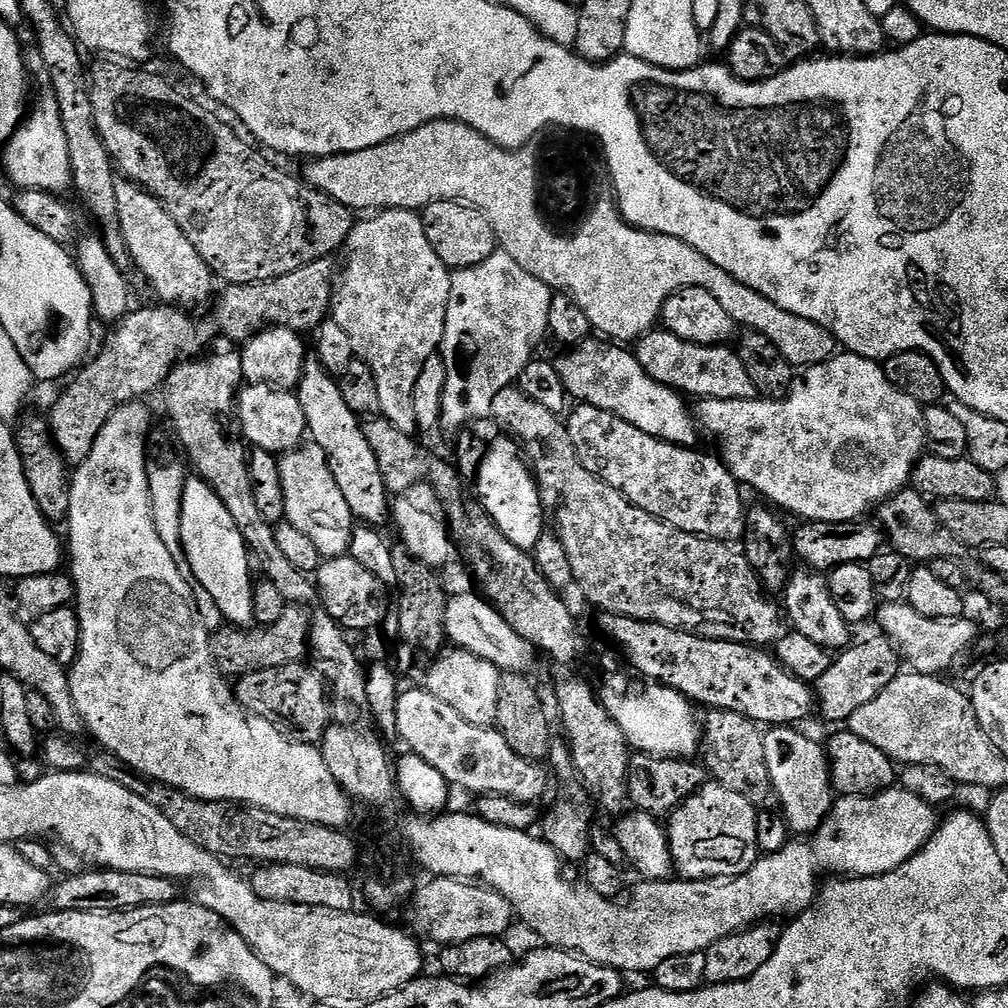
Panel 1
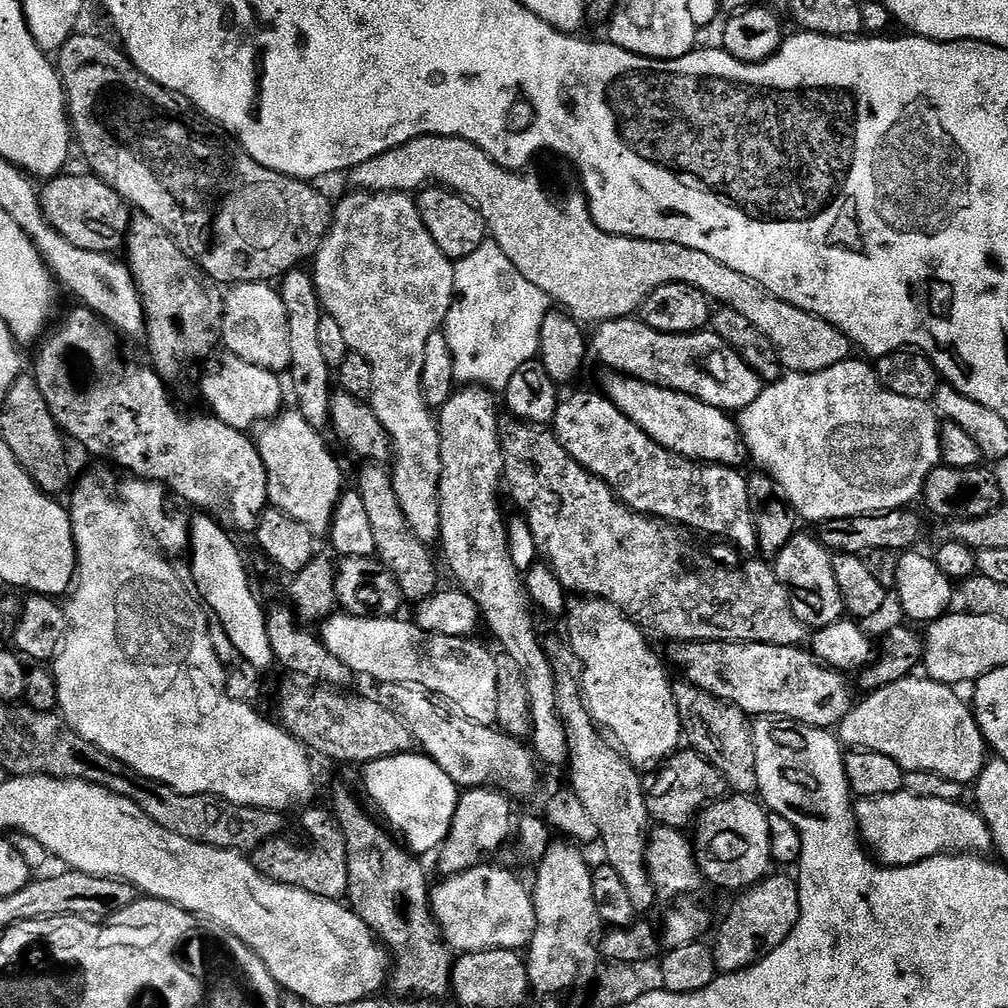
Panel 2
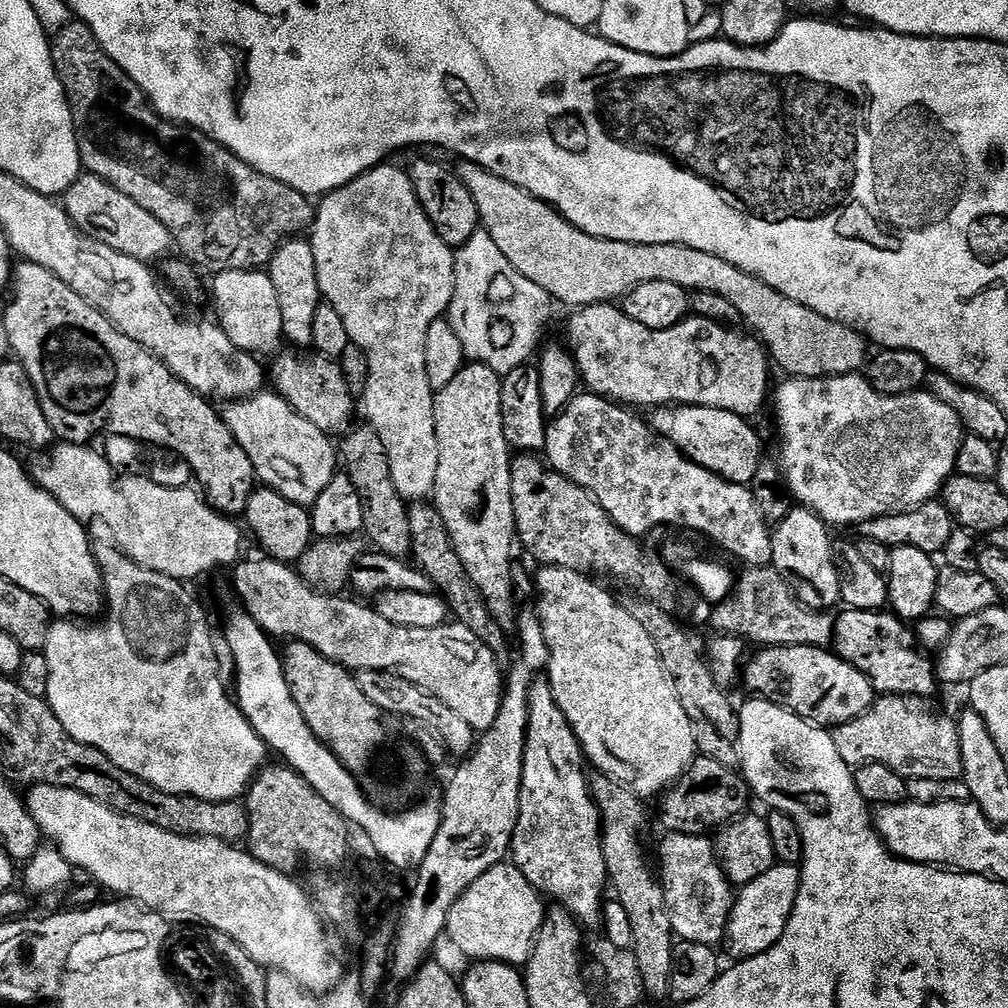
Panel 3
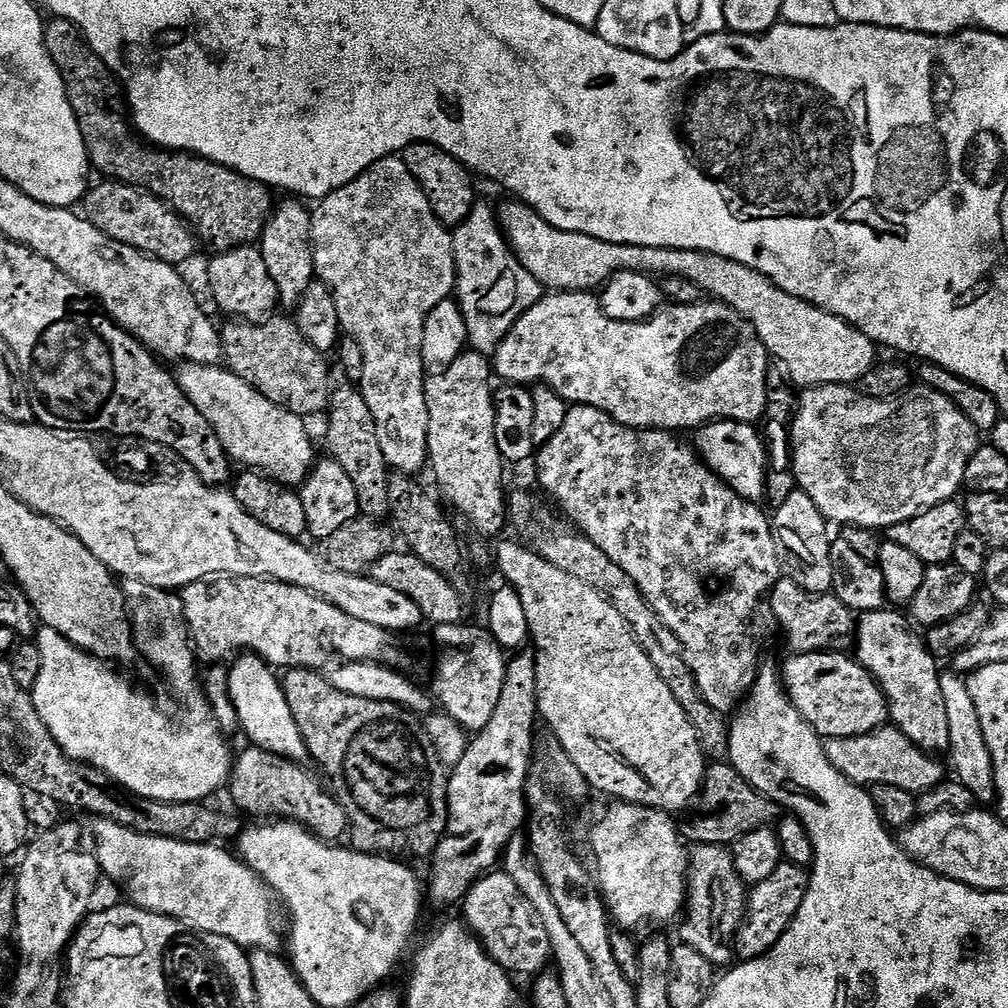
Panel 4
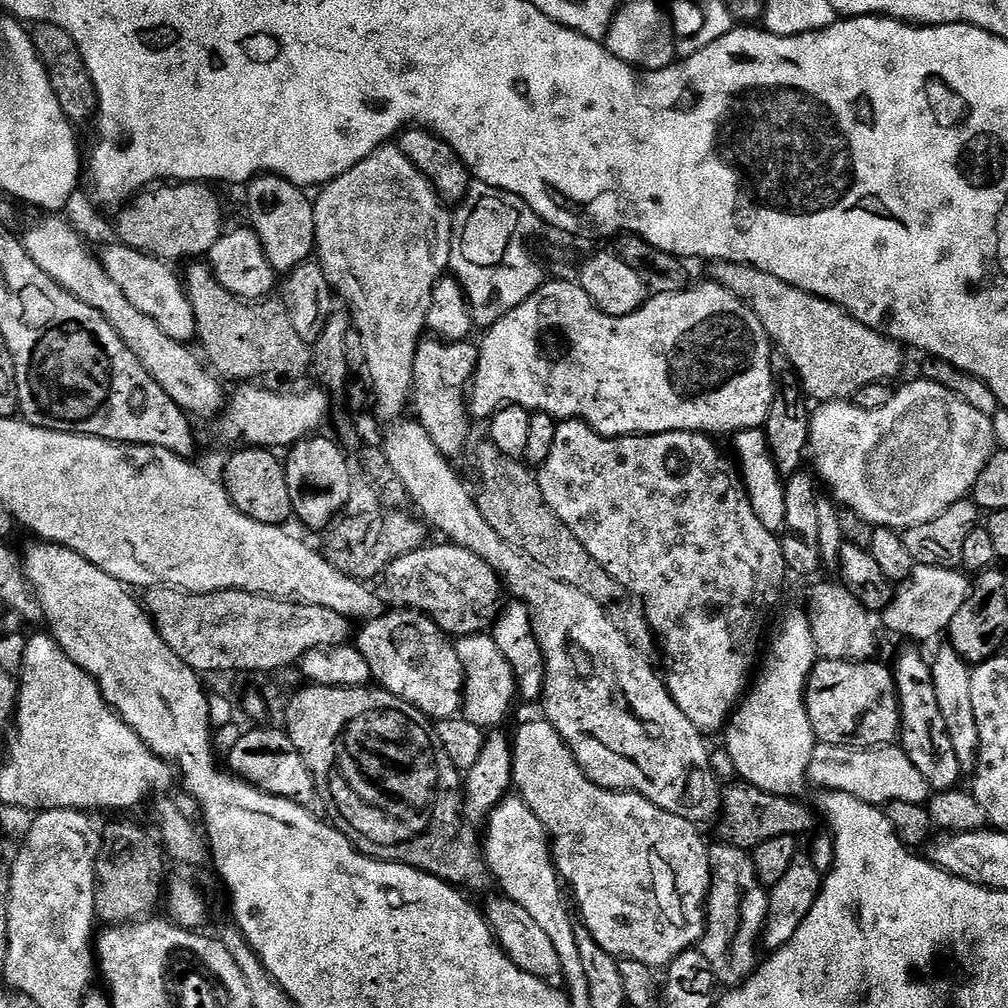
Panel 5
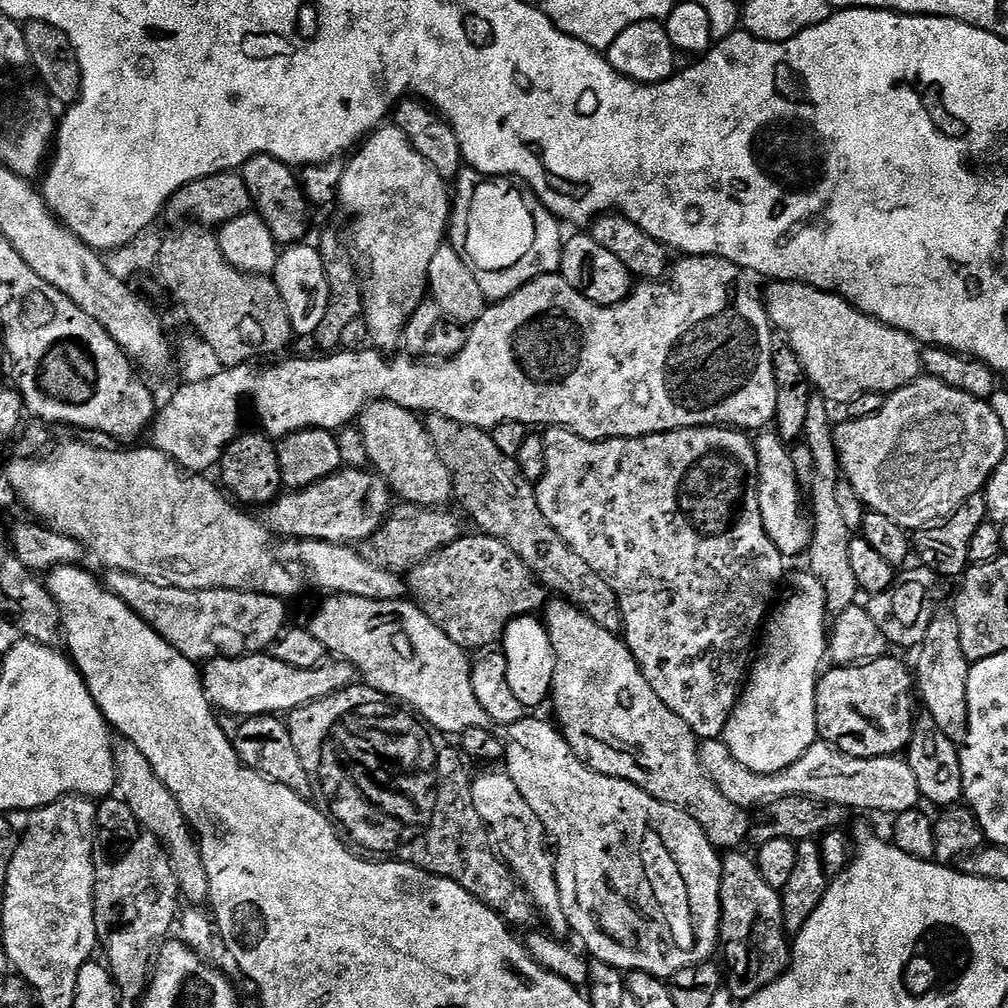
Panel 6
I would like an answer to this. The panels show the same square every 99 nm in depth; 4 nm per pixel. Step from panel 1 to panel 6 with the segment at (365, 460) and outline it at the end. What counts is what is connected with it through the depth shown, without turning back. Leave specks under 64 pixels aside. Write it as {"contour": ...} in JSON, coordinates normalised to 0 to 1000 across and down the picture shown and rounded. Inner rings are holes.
{"contour":[[[256,153],[237,168],[238,175],[244,181],[244,188],[248,188],[250,206],[260,216],[260,220],[268,224],[268,232],[272,232],[274,241],[278,244],[297,242],[306,230],[308,203],[302,193],[299,176],[290,171],[293,171],[291,164],[281,163],[268,153]]]}

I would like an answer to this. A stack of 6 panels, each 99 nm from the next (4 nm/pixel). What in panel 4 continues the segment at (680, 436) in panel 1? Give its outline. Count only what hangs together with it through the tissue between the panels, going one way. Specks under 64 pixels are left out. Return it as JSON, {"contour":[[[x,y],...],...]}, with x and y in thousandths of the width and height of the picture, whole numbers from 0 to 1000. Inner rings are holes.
{"contour":[[[707,417],[706,420],[697,422],[689,433],[688,443],[706,469],[717,474],[738,496],[754,498],[759,495],[762,451],[758,448],[758,438],[749,420]]]}

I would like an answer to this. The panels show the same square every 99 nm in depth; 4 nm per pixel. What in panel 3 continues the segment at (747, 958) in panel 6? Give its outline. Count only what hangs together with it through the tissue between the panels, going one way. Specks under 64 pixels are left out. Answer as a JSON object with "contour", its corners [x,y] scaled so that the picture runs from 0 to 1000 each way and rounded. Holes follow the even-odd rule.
{"contour":[[[672,825],[662,826],[658,830],[660,833],[655,837],[655,861],[653,857],[653,872],[655,880],[659,883],[659,890],[661,891],[661,907],[665,907],[665,919],[667,920],[668,930],[672,934],[680,933],[681,935],[692,935],[696,938],[714,938],[717,938],[718,928],[720,927],[720,919],[722,912],[726,906],[726,895],[728,892],[728,878],[722,872],[720,866],[716,863],[714,853],[710,850],[709,836],[702,829],[686,829],[685,827],[673,827]]]}

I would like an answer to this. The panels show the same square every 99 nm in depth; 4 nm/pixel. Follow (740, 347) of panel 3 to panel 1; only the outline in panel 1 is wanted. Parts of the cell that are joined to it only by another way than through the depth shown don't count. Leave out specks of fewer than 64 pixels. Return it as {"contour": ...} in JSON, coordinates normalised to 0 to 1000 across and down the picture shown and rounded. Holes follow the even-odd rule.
{"contour":[[[648,327],[635,334],[629,341],[629,352],[633,359],[654,381],[670,385],[676,390],[691,389],[691,394],[708,397],[749,397],[750,384],[740,376],[737,368],[730,367],[725,373],[718,369],[714,373],[714,345],[701,345],[681,339],[658,327]]]}

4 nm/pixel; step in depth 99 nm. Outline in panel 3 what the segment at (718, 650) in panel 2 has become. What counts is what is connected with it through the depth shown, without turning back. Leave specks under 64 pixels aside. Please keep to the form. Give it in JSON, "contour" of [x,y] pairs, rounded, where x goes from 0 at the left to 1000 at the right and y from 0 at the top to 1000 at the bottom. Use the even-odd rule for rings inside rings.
{"contour":[[[772,641],[771,643],[755,642],[750,652],[743,654],[736,664],[736,679],[743,683],[747,691],[763,694],[802,717],[811,720],[828,720],[838,718],[863,704],[867,688],[863,673],[843,657],[829,650],[821,643],[808,641]]]}

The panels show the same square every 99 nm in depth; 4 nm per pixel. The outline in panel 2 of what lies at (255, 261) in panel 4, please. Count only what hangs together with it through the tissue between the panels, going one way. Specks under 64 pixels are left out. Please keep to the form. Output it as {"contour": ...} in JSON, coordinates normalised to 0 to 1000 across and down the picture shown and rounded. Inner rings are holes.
{"contour":[[[269,281],[232,282],[225,287],[222,296],[222,322],[220,341],[236,355],[252,359],[275,371],[288,366],[288,323],[284,315],[284,304],[277,289]]]}

